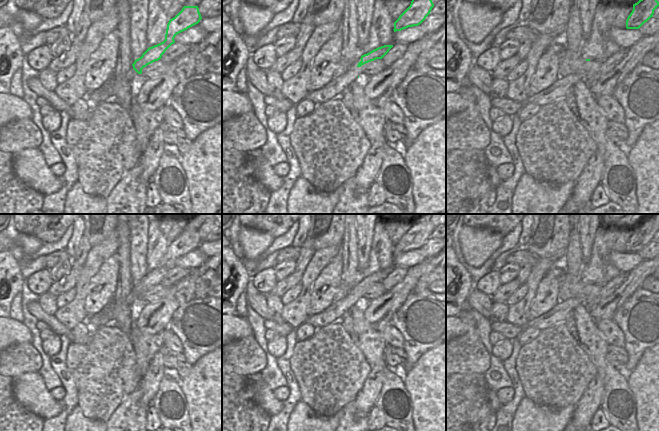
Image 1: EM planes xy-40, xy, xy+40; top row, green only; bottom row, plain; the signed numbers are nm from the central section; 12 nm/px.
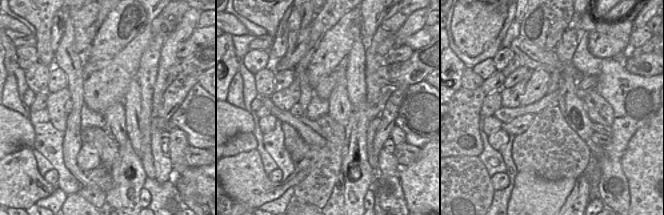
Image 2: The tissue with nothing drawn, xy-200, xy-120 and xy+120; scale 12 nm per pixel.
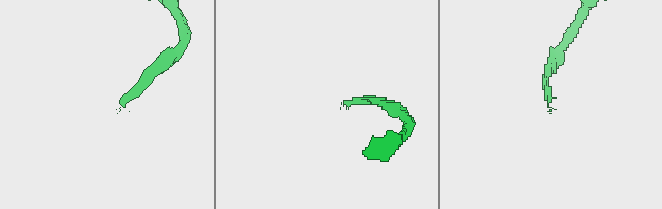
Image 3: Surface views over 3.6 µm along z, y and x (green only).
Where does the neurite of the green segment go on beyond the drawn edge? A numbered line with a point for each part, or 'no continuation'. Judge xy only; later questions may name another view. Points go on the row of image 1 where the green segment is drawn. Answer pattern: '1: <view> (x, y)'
no continuation

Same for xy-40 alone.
1: xy-40 (132, 76)

